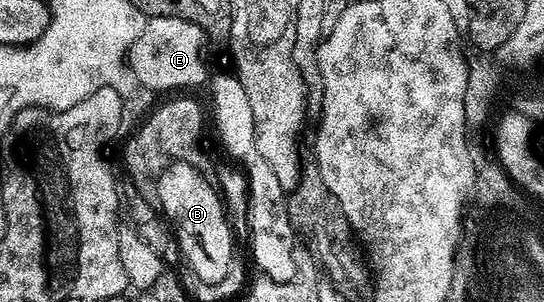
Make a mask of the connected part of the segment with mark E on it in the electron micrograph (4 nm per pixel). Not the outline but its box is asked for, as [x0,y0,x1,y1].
[126,17,210,93]

